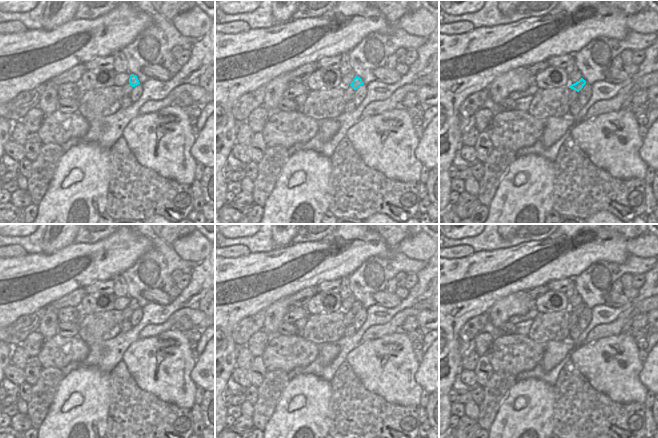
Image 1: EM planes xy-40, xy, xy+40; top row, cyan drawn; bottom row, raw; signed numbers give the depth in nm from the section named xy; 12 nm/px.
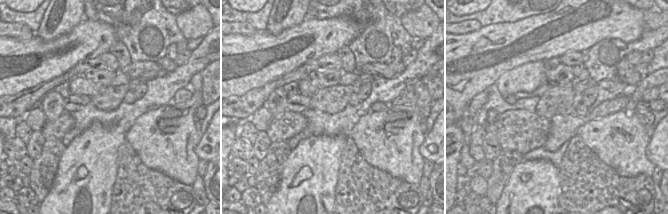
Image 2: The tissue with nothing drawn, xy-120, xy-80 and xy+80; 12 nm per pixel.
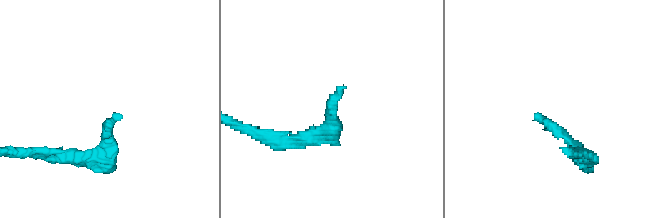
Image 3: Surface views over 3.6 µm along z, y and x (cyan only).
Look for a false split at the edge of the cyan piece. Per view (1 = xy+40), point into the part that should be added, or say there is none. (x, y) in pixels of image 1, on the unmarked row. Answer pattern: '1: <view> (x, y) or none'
1: none

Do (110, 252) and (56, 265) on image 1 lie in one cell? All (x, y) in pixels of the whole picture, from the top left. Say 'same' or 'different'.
same

